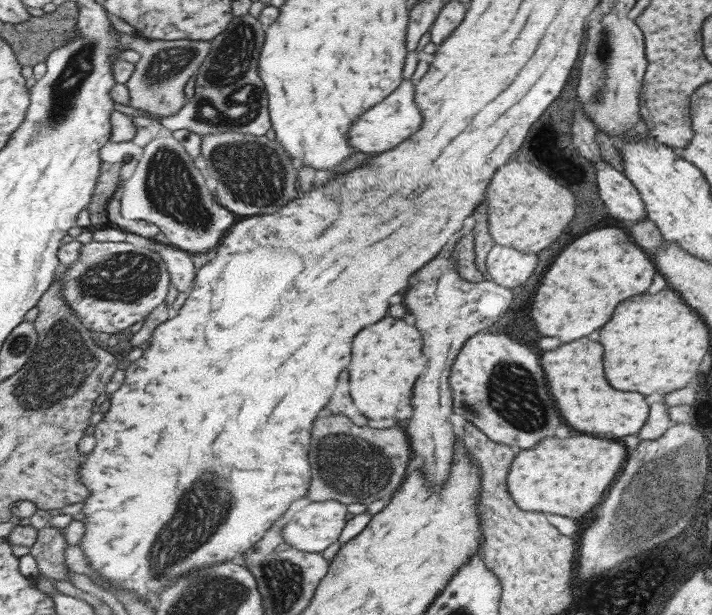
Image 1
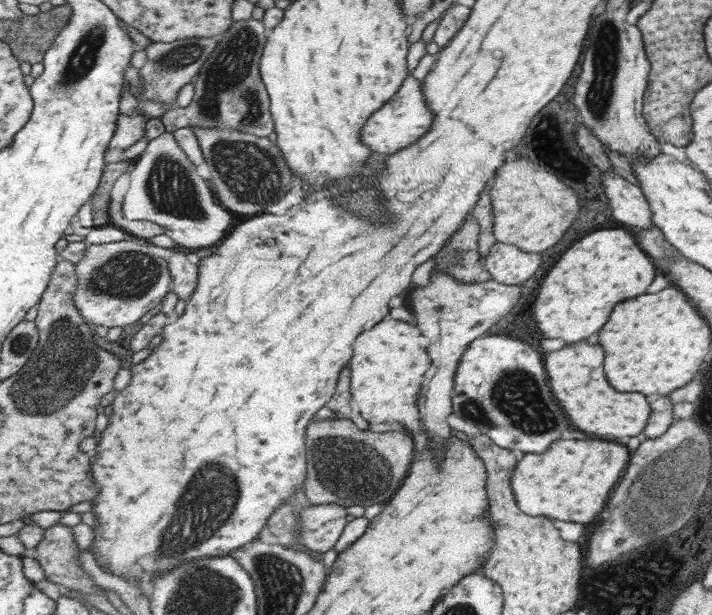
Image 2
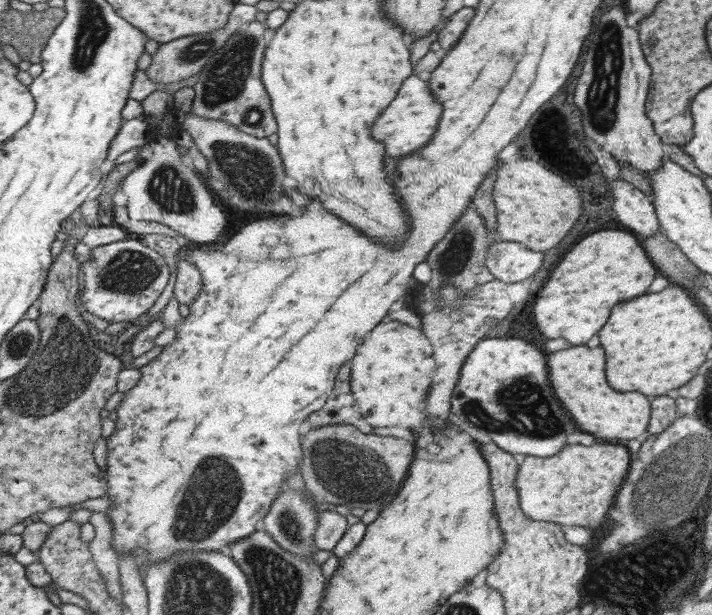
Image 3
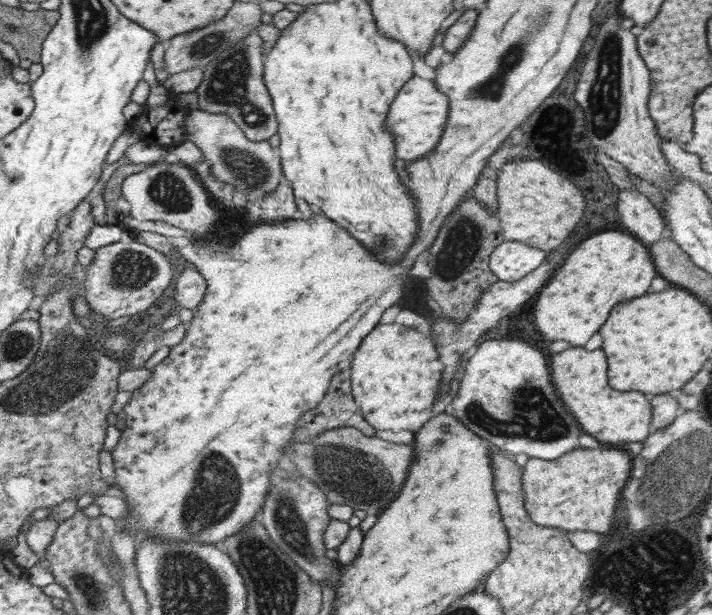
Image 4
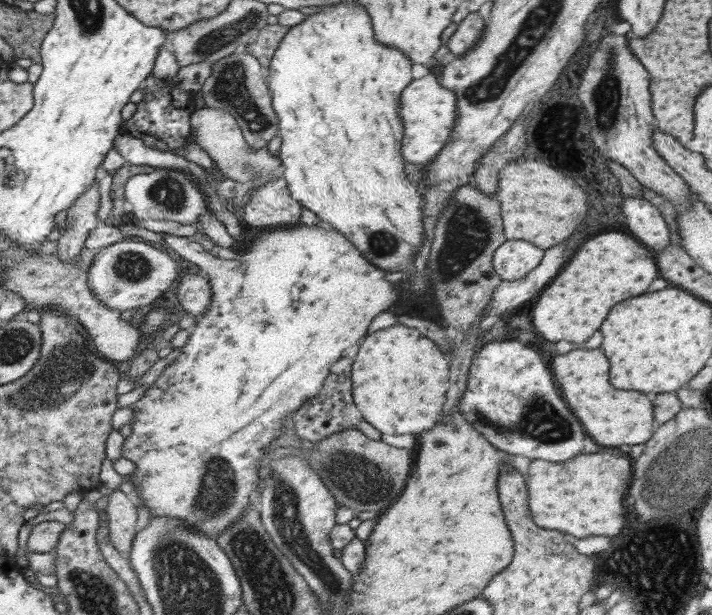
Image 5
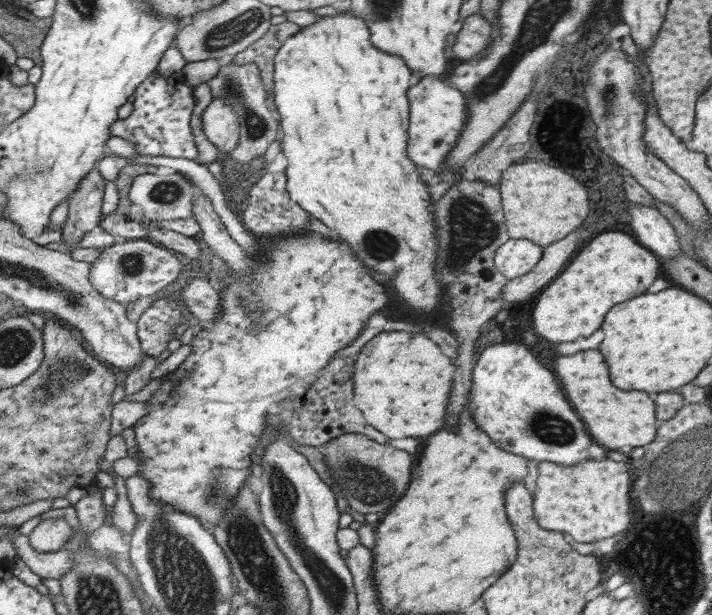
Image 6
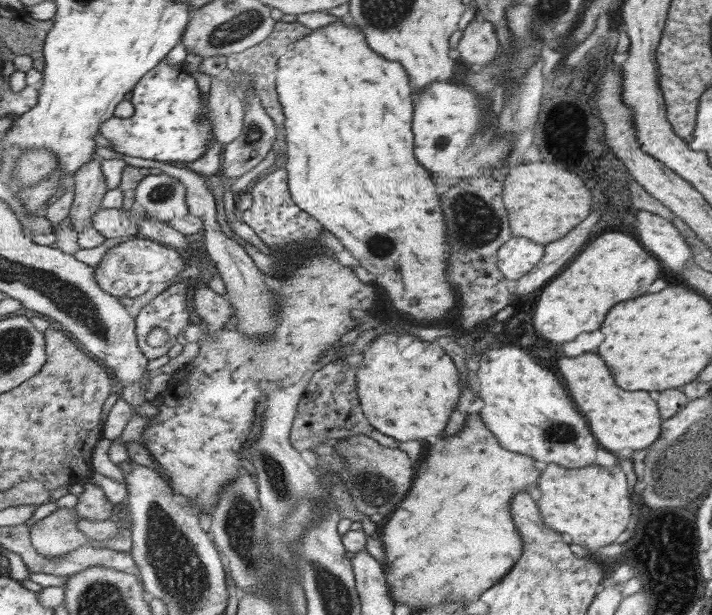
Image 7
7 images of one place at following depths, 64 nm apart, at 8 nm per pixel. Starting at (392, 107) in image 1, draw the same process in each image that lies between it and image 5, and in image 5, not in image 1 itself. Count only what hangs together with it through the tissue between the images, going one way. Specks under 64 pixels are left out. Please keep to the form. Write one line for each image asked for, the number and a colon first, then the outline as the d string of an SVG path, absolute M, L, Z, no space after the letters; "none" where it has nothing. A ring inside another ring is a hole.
2: M407 76L407 82L403 82L403 90L399 90L399 94L395 94L395 98L391 98L391 102L387 102L383 110L379 110L379 114L375 114L375 118L371 118L367 126L363 126L361 142L367 144L373 152L379 152L385 156L397 154L397 150L403 150L415 144L419 138L423 138L423 134L427 134L427 130L431 128L431 118L433 118L433 112L427 108L423 100L421 82Z
3: M411 76L407 78L407 82L403 82L403 90L399 90L399 98L391 102L391 110L387 110L387 114L383 114L379 122L373 122L375 126L371 130L375 130L375 134L371 132L371 136L383 142L387 156L405 156L405 154L411 156L419 152L423 144L427 146L427 142L431 142L439 114L441 114L441 106L431 94L427 82L419 80L417 76Z
4: M411 78L407 86L403 86L403 94L395 98L395 110L391 110L391 118L387 118L387 130L391 130L391 136L395 138L395 146L399 146L399 158L405 162L415 162L421 156L431 154L433 146L437 146L443 130L445 130L445 118L447 118L447 102L445 94L441 94L435 88L433 80L423 78Z
5: M431 74L417 78L415 82L411 82L411 86L407 86L407 94L403 94L403 110L399 110L399 116L403 118L403 126L407 126L407 146L403 146L403 158L407 158L407 162L411 164L427 166L435 160L439 150L443 150L445 140L451 134L451 122L455 118L455 96L451 94L451 90L445 90Z

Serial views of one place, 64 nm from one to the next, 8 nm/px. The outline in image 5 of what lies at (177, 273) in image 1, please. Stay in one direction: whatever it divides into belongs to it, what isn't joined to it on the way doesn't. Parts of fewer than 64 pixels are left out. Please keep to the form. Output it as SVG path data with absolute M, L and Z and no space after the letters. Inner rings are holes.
M187 274L179 282L177 300L183 306L183 312L191 312L197 318L207 316L207 310L213 304L213 282L205 274Z

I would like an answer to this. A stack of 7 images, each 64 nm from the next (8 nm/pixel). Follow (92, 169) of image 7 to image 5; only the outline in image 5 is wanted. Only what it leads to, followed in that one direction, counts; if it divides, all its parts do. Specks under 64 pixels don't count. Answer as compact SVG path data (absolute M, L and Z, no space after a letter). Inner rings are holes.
M95 180L91 190L67 212L67 226L65 230L61 230L61 240L57 250L61 260L75 262L75 256L79 256L87 248L91 232L103 224L97 216L101 206L99 200L101 200L99 180Z

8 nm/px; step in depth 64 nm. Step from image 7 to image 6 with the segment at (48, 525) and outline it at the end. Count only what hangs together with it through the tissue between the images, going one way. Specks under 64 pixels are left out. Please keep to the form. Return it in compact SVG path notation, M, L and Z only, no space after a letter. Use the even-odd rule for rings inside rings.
M45 520L31 532L31 546L39 552L61 552L75 538L75 530L65 520Z

